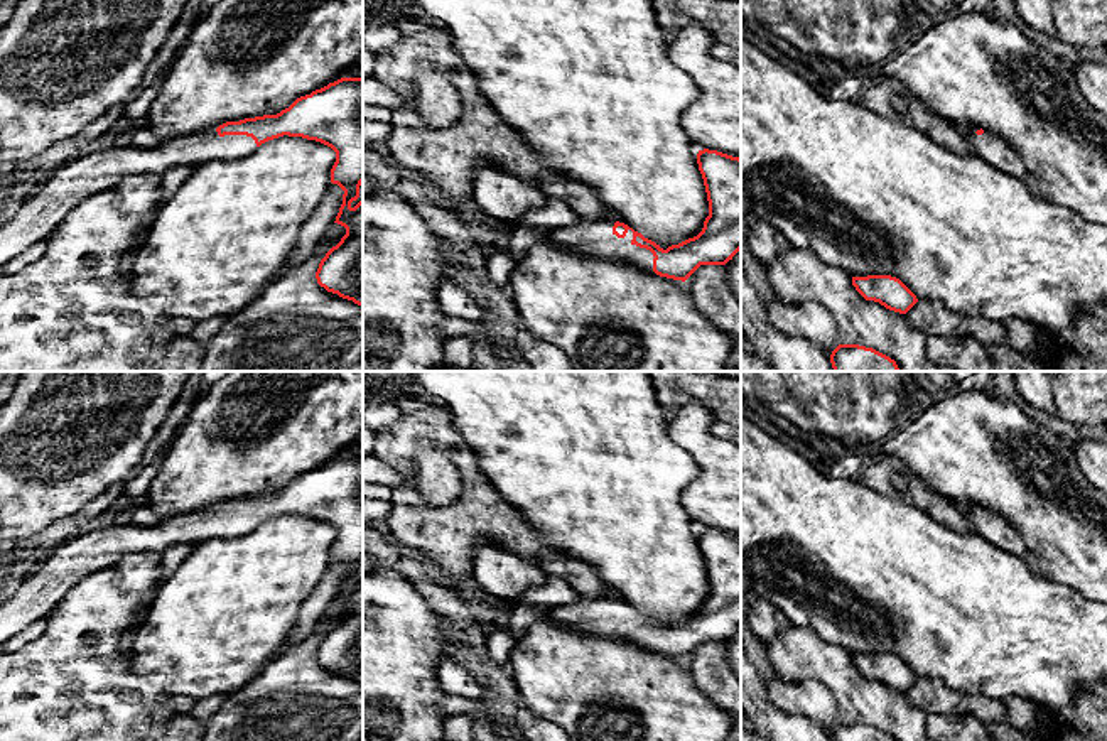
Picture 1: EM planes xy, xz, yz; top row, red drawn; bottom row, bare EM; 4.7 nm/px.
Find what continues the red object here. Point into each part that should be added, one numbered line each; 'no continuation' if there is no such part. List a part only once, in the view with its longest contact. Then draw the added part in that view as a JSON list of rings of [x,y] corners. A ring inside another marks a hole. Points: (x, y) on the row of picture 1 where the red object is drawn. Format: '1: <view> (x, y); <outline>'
1: xz (593, 238); [[[614,218],[577,221],[572,226],[552,230],[542,236],[577,255],[631,263],[653,272],[653,253],[631,243],[631,230],[628,230],[624,238],[618,238],[613,233],[614,223]]]

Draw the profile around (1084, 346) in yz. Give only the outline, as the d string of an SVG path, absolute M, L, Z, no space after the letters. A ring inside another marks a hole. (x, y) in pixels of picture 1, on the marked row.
M1107 306L1080 314L1063 333L1038 329L1046 356L1043 361L1026 356L1046 371L1107 371Z

